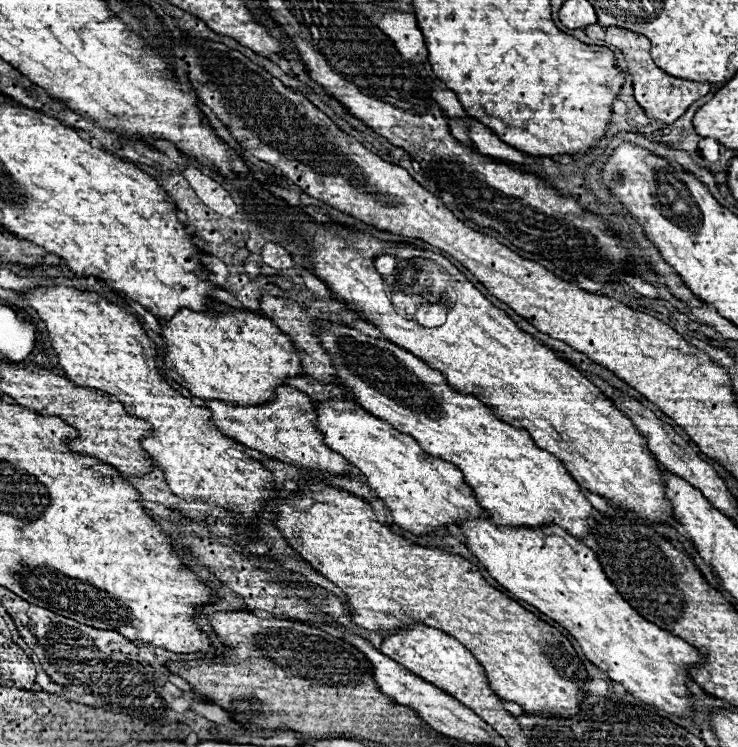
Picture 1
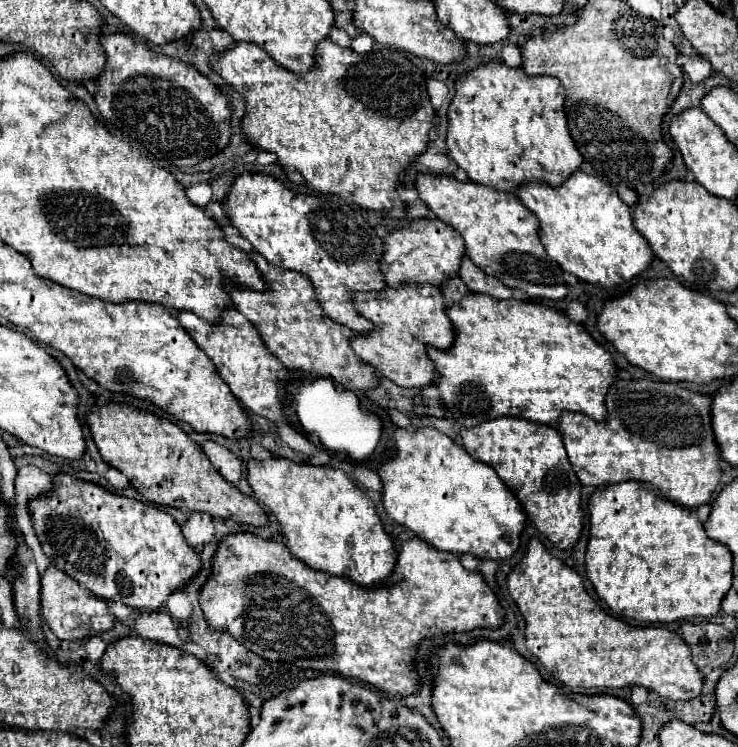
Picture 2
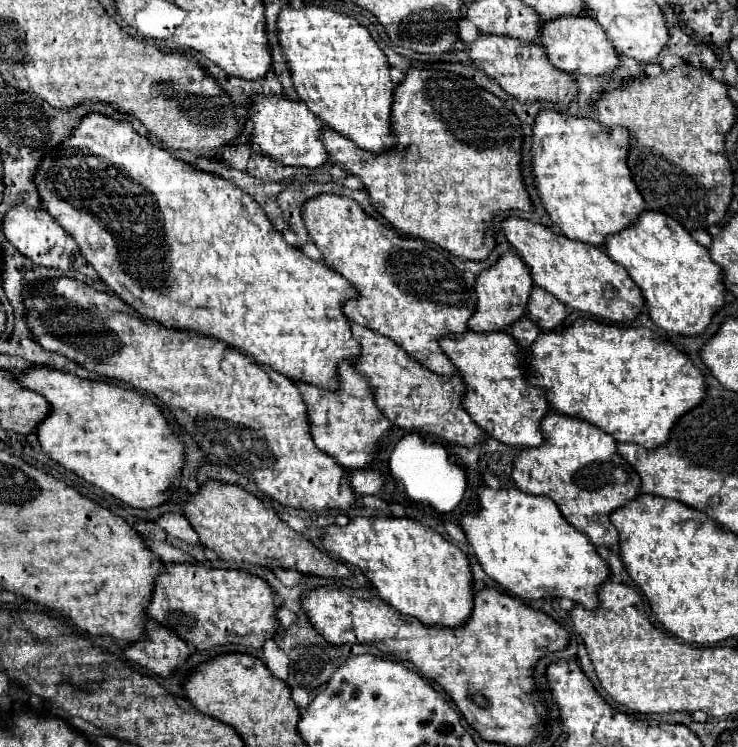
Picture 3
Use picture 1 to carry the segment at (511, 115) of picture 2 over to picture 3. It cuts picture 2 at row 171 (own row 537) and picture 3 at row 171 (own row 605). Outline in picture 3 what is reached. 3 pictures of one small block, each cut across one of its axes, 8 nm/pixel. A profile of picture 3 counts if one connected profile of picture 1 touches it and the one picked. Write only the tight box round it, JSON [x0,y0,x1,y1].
[530,110,646,246]

